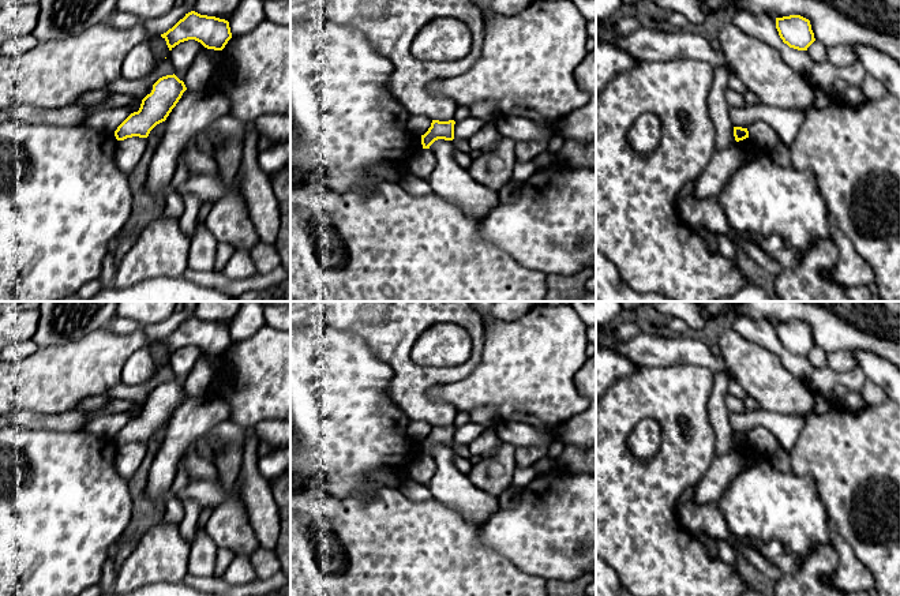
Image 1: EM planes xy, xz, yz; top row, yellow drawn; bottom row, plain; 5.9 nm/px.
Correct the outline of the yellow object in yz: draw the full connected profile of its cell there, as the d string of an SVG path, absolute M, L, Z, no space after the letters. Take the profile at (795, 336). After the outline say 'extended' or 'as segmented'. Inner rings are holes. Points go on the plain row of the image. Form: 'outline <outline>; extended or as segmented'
outline M800 321L776 323L776 334L783 348L798 356L807 356L815 346L810 326Z; as segmented

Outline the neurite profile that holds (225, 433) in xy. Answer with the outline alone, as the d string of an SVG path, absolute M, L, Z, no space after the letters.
M232 420L217 424L206 434L207 443L211 449L229 443L243 443L244 436L244 428Z

